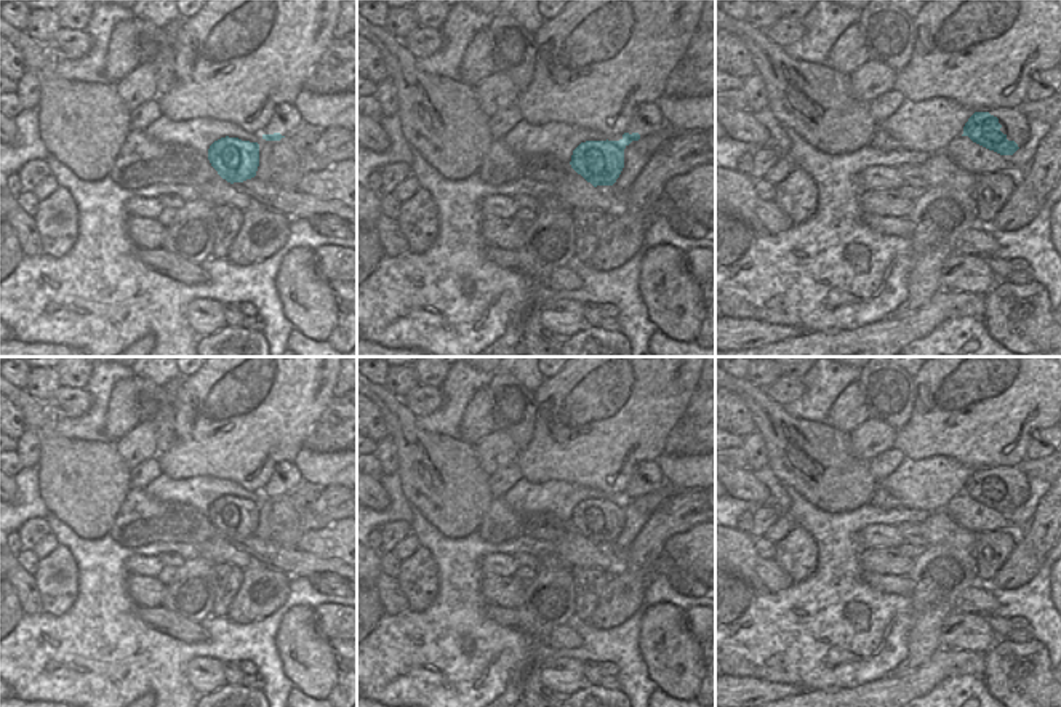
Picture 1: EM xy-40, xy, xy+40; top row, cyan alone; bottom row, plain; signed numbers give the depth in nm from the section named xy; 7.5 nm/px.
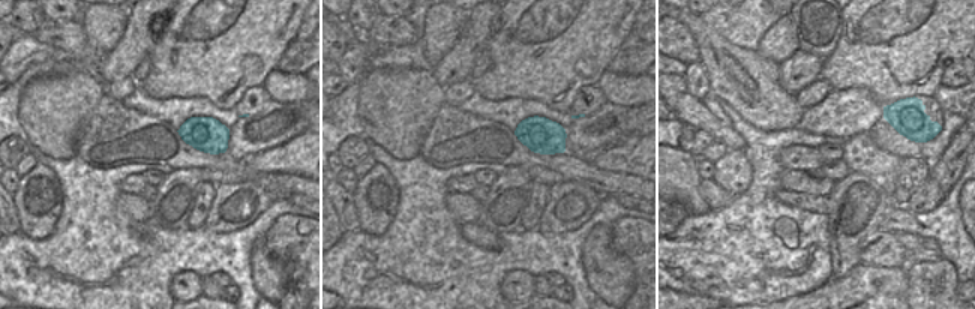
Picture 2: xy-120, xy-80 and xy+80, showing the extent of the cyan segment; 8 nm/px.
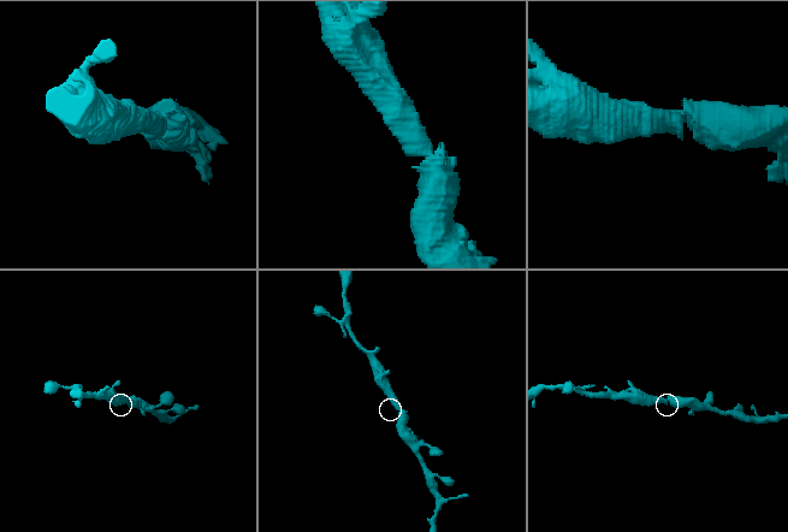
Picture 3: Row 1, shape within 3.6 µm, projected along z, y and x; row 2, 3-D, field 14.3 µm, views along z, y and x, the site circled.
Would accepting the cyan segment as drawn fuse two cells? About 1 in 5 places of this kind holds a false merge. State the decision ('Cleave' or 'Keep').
Keep

